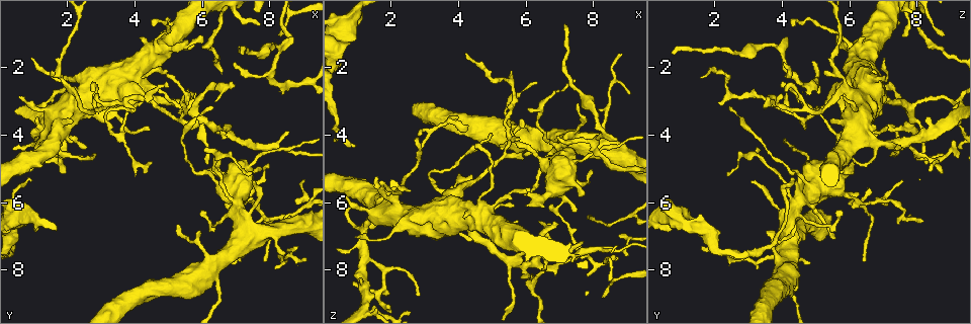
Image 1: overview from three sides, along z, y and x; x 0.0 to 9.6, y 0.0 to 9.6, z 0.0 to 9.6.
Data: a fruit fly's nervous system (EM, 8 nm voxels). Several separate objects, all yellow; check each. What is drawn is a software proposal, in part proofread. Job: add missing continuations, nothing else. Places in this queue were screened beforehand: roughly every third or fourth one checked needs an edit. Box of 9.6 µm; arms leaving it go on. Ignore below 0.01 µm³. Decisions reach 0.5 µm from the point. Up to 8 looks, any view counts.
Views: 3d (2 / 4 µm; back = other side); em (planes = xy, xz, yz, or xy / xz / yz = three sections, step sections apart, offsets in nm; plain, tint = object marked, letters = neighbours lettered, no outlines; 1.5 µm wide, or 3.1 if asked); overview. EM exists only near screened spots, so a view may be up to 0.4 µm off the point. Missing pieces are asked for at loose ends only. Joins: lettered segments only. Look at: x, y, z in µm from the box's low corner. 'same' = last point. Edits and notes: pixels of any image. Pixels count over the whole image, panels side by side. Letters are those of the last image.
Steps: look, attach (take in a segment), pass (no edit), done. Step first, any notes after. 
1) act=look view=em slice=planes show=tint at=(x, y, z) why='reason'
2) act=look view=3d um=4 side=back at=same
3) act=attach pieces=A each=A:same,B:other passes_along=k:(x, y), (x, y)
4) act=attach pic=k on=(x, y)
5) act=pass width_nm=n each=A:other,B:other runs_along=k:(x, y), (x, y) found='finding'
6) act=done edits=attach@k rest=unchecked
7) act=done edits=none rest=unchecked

act=look view=3d um=4 at=(7.20, 1.65, 0.80) why='tapers out'

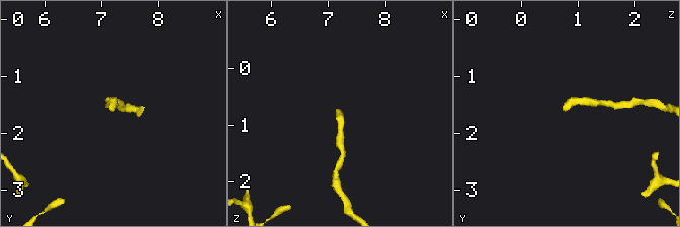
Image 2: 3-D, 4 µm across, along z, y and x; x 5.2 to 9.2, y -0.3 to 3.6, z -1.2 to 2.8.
act=look view=em slice=planes show=letters at=(7.25, 1.60, 0.80)

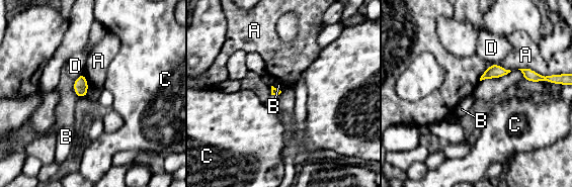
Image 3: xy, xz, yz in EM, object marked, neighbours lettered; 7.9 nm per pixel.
act=pass each=A:other,B:other,C:other,D:other found='no lettered segment goes on from it'

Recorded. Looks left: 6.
act=look view=3d um=4 at=(8.70, 1.20, 4.15) why='branch stops here'

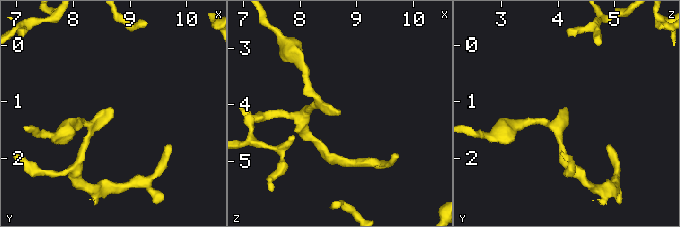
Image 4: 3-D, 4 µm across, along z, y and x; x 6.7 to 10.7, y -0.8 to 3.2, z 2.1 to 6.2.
act=look view=em slice=planes show=letters at=(8.70, 1.15, 4.15)

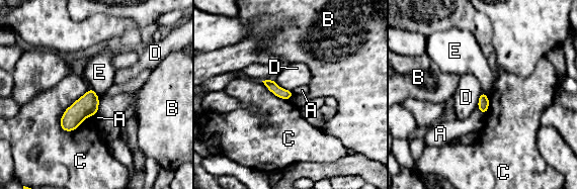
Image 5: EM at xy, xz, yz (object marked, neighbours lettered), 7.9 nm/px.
act=pass each=A:other,B:other,C:other,D:other,E:other border=5:(90, 88), (99, 96) found='none of them fits'

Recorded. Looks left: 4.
act=look view=3d um=2 at=(4.45, 3.85, 7.15) why='free end'

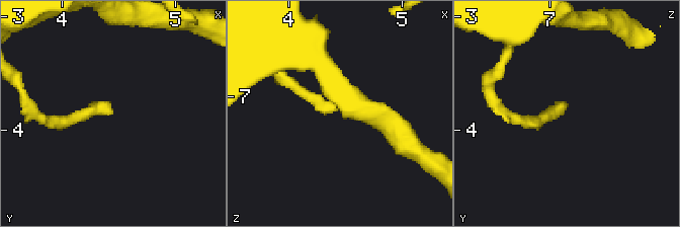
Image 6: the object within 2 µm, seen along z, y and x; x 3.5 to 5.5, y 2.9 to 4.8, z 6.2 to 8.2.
act=look view=em slice=xy step=8 show=letters at=(4.44, 3.82, 7.12)

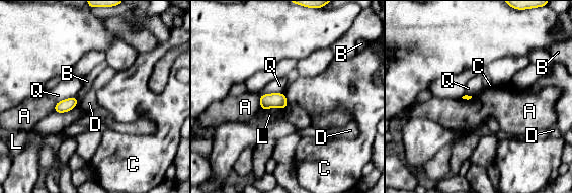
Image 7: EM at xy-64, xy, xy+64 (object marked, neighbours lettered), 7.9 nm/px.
act=look view=em slice=planes show=letters at=same

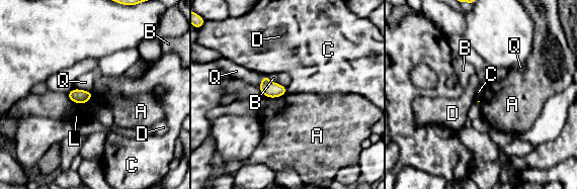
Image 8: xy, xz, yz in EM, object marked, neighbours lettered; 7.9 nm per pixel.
act=pass each=A:other,B:other,C:other,D:other,L:other,Q:other border=8:(67, 94), (78, 103), (92, 97) found='none of them fits'

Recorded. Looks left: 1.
act=done edits=none rest=unchecked

